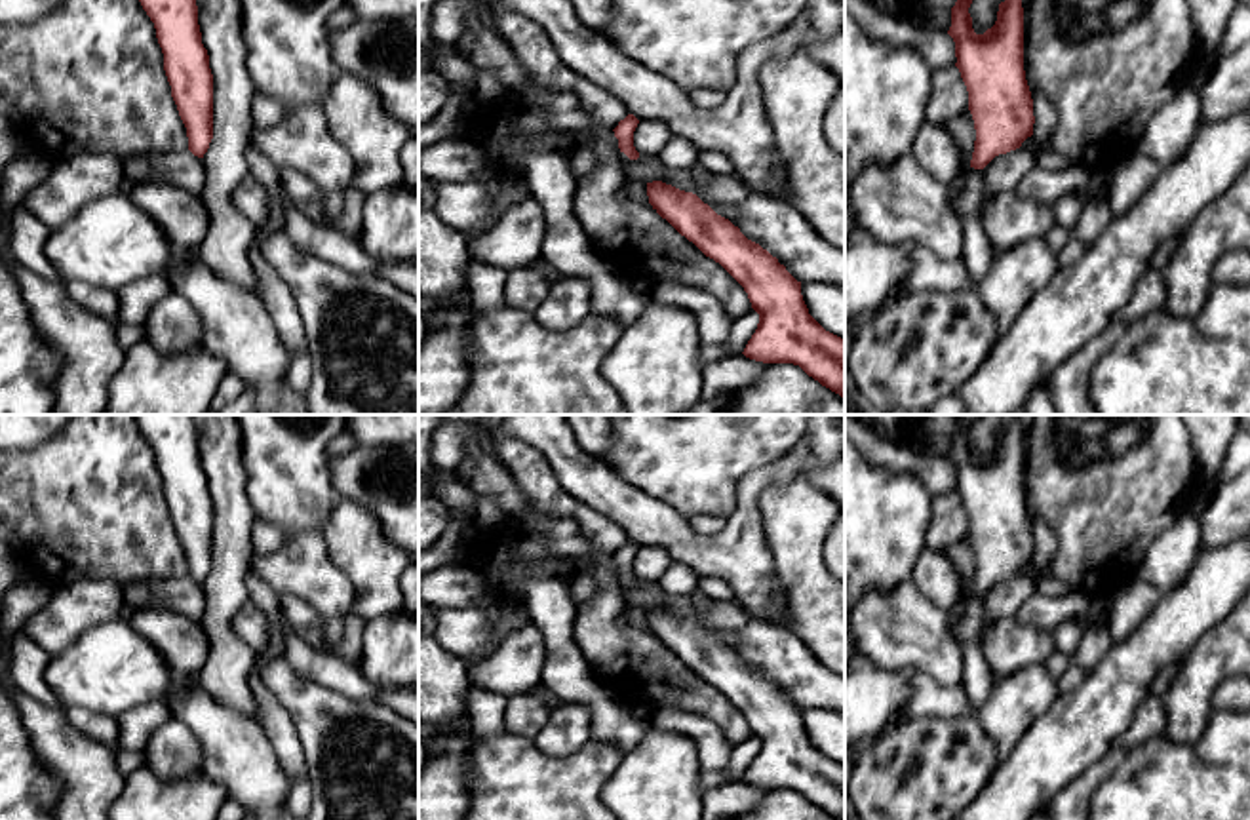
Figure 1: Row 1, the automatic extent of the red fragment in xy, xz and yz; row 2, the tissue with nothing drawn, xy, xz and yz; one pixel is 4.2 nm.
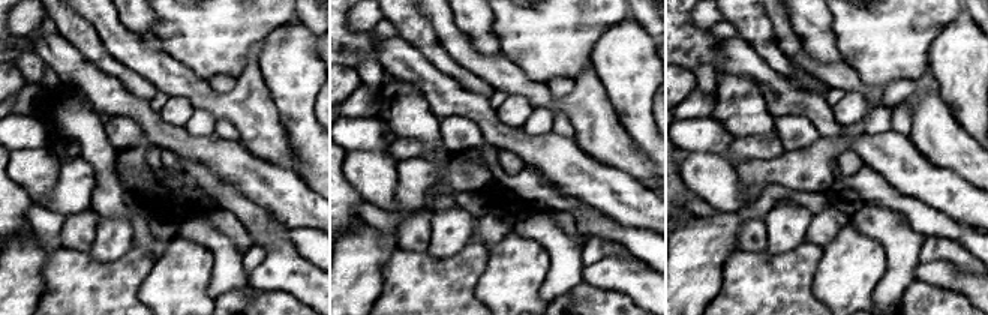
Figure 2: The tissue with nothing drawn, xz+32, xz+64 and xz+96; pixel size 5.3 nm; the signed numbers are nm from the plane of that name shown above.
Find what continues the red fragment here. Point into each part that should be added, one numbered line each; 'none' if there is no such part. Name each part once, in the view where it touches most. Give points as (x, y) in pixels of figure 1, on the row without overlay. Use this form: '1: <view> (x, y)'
1: yz (976, 674)

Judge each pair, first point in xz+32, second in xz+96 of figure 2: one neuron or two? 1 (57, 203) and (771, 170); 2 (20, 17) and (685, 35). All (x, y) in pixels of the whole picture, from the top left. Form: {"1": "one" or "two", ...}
{"1": "one", "2": "two"}

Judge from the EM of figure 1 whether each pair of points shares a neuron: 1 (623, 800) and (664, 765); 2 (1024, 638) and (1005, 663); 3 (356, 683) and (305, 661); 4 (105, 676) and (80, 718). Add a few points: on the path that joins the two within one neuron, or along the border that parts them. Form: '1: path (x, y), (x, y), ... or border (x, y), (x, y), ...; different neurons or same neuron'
1: path (634, 794), (640, 794), (657, 777); same neuron
2: path (1018, 644), (1005, 657); same neuron
3: path (343, 678), (318, 663); same neuron
4: border (67, 706), (84, 706), (117, 720); different neurons

